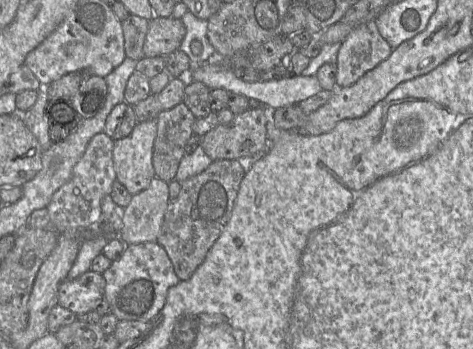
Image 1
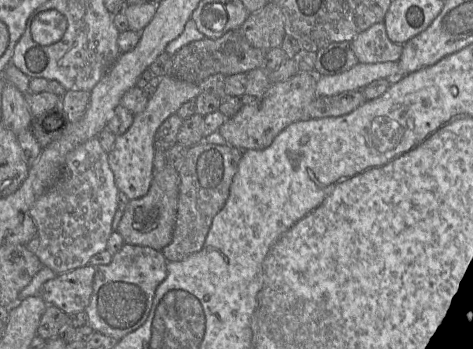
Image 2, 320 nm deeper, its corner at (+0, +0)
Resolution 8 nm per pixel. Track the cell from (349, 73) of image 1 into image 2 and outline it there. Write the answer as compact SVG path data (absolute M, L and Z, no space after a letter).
M383 22L360 33L351 46L359 63L364 64L398 62L403 51L403 45L390 41Z

